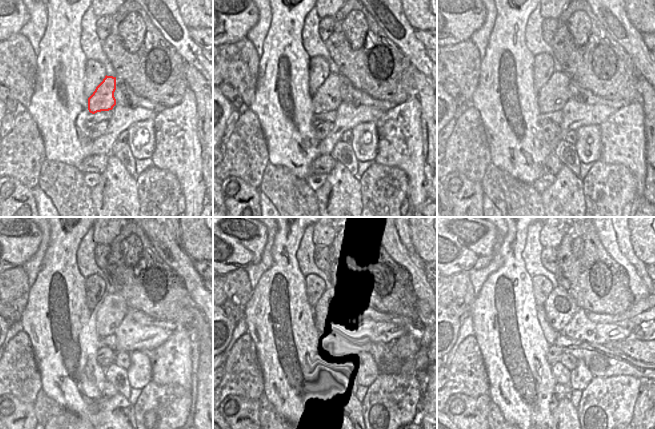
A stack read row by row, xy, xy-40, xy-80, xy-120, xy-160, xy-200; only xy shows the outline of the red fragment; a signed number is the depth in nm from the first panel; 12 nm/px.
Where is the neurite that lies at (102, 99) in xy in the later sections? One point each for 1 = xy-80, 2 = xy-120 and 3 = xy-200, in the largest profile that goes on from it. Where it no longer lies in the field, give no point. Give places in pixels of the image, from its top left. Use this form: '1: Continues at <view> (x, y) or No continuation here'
1: Continues at xy-80 (552, 97)
2: Continues at xy-120 (112, 310)
3: Continues at xy-200 (560, 307)

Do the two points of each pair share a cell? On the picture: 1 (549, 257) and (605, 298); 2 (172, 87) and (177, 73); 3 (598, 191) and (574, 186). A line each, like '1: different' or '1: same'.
1: different
2: same
3: different

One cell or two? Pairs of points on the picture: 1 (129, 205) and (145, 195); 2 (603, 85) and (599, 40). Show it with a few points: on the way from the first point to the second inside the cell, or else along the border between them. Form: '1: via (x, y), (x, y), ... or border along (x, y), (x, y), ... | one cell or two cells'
1: border along (135, 179), (140, 206) | two cells
2: via (603, 74), (601, 51) | one cell

